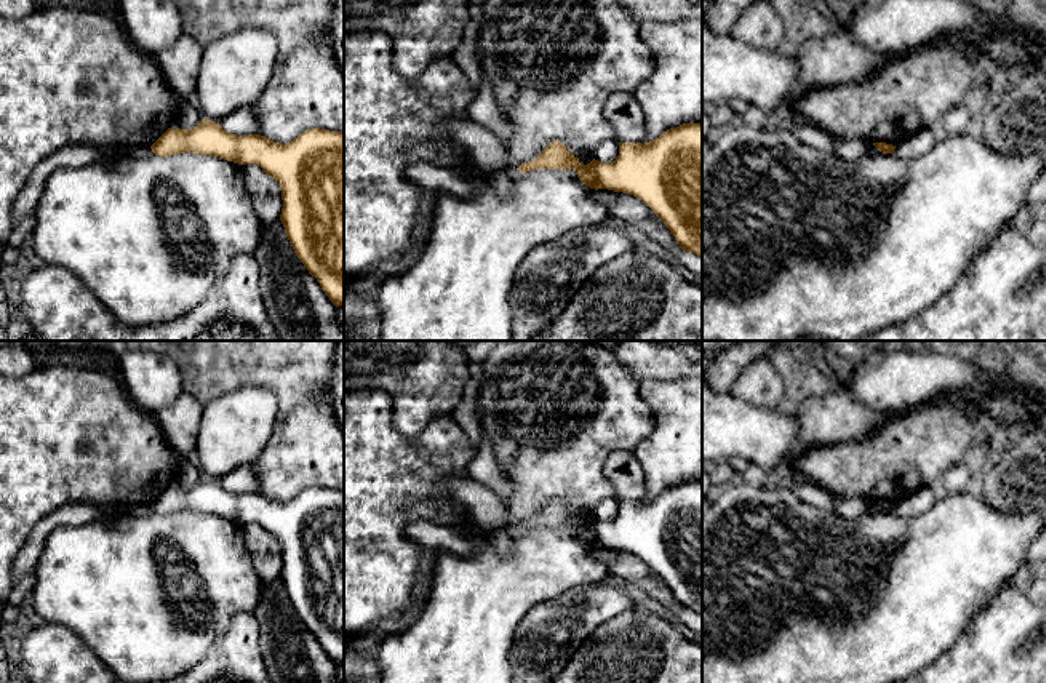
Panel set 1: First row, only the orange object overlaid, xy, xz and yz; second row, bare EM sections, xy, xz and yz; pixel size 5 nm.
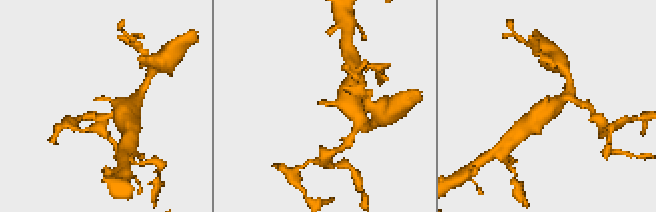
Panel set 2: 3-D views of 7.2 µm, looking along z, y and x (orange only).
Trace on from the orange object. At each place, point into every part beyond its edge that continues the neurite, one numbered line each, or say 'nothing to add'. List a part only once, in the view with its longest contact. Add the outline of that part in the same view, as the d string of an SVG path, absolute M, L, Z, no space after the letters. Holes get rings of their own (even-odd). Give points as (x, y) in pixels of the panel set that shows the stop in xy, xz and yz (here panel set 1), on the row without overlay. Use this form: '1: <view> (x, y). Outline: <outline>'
nothing to add

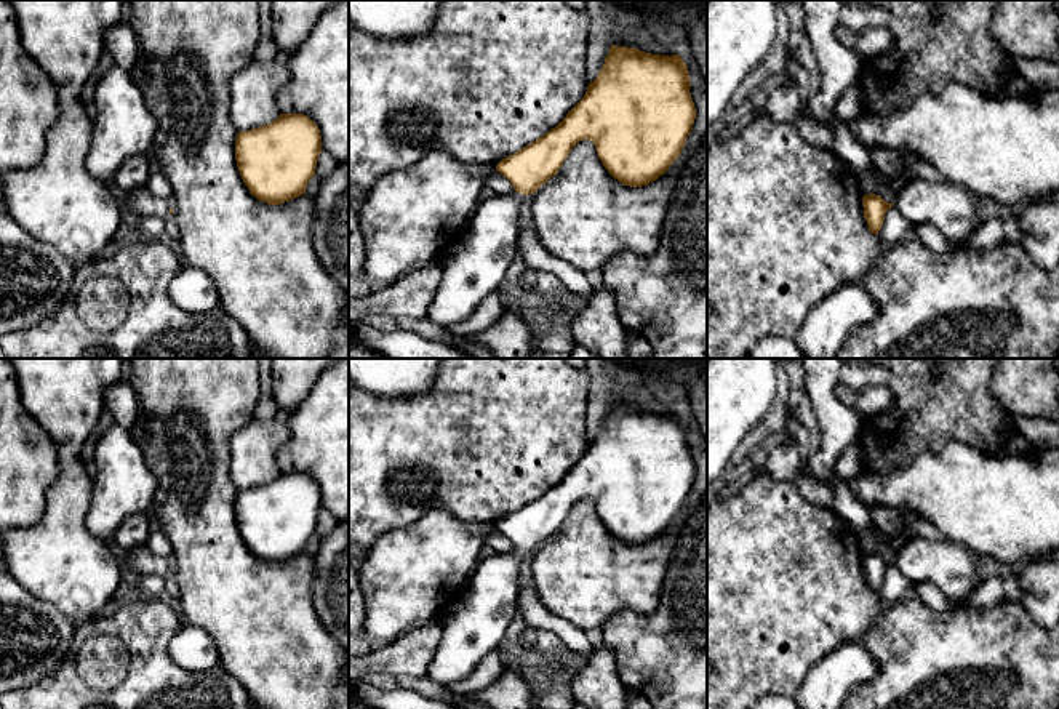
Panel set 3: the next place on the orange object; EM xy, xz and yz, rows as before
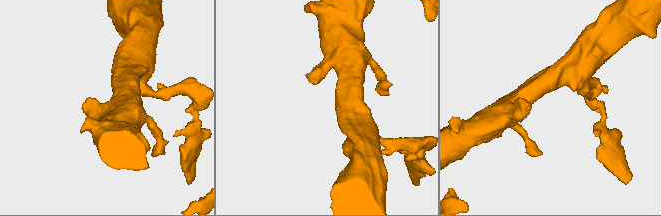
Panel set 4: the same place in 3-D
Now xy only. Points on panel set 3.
1: xy (139, 560). Outline: M146 544L126 551L126 565L136 575L165 576L170 571L170 560L154 555Z

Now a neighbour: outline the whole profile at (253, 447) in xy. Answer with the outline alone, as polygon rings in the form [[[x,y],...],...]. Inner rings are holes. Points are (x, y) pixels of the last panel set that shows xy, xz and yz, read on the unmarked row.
[[[251,419],[230,439],[230,479],[237,490],[272,482],[282,472],[275,463],[278,448],[290,439],[286,423]]]

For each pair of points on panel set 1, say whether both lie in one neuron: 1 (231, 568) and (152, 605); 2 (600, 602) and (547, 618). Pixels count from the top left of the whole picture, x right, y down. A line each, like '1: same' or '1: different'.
1: same
2: same

